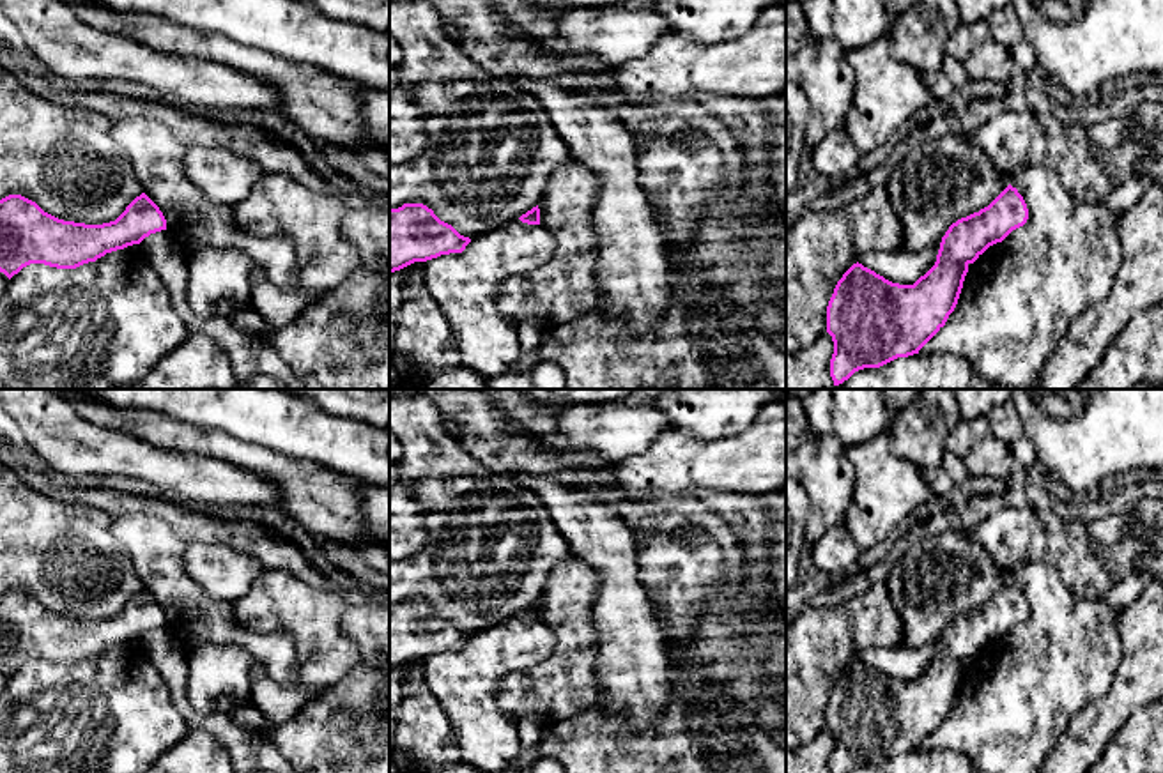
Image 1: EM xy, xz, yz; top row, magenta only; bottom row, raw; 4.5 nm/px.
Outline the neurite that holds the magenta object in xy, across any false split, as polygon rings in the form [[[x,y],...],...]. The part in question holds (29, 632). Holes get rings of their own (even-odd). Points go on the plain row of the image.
[[[145,589],[136,593],[115,617],[103,621],[64,617],[21,591],[9,591],[0,596],[0,669],[11,676],[30,660],[76,665],[106,649],[140,640],[150,630],[161,626],[166,626],[166,616]]]

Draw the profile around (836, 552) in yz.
[[[844,524],[828,527],[811,552],[813,564],[821,580],[837,573],[848,575],[855,571],[860,555],[860,548],[855,545]]]

